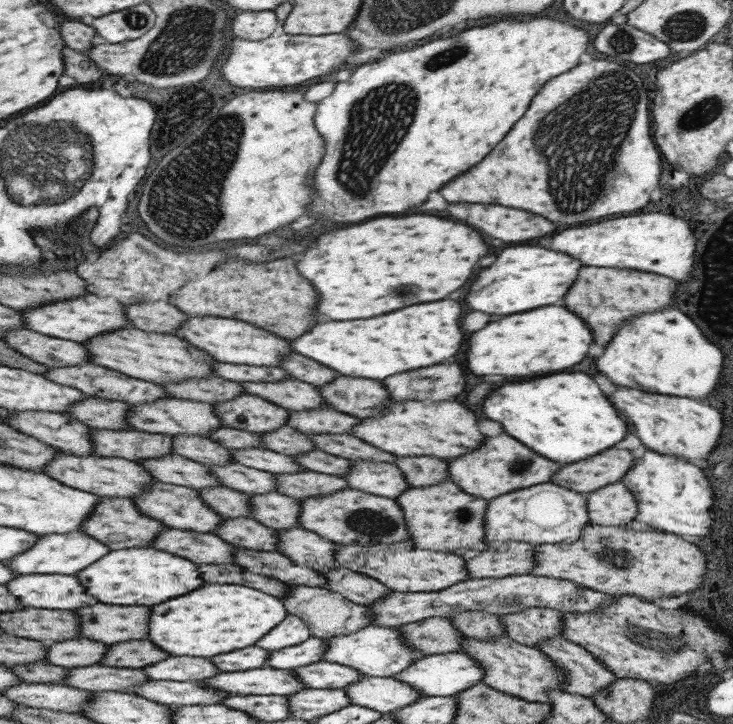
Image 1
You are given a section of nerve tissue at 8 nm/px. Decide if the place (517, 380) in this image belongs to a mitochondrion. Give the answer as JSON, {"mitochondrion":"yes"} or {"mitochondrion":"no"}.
{"mitochondrion":"no"}

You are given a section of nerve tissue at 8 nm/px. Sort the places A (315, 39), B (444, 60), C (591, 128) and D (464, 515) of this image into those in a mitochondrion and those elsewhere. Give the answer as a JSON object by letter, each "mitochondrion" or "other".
{"A":"other","B":"mitochondrion","C":"mitochondrion","D":"mitochondrion"}

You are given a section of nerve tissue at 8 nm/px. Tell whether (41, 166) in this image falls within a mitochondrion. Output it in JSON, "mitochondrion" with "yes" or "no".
{"mitochondrion":"yes"}

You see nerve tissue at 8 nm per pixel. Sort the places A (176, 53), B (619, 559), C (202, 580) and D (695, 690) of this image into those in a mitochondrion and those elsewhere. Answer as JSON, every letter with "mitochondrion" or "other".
{"A":"mitochondrion","B":"mitochondrion","C":"other","D":"other"}

